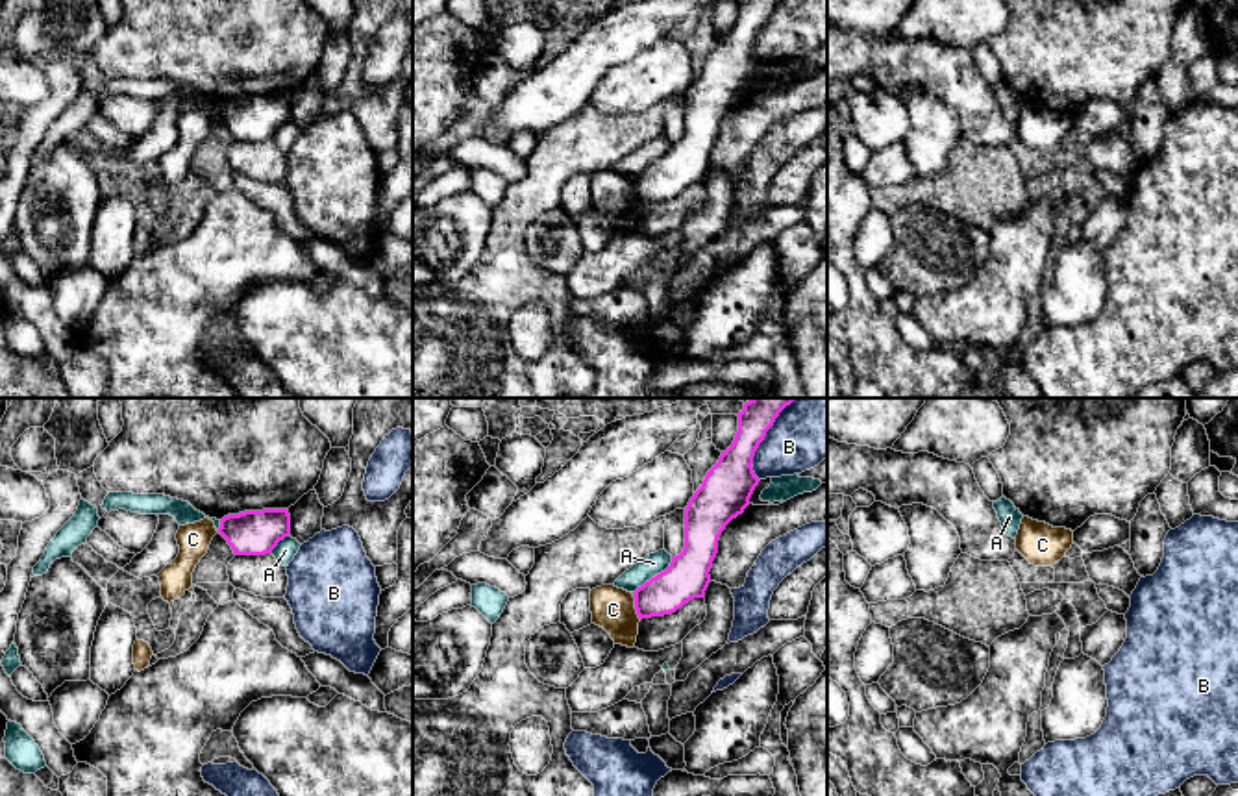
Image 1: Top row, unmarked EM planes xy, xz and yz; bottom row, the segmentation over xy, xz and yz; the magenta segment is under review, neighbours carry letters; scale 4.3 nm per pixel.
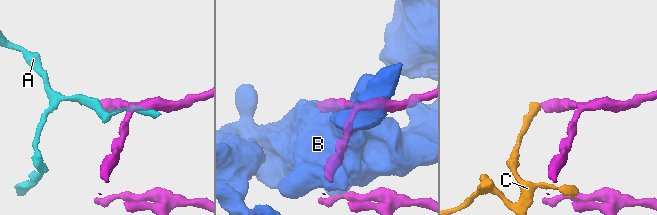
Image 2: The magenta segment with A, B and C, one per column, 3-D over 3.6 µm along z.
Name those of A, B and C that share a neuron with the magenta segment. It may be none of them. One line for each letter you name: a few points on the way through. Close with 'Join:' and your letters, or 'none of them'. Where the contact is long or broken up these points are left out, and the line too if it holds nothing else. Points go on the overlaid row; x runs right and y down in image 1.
Join: none of them

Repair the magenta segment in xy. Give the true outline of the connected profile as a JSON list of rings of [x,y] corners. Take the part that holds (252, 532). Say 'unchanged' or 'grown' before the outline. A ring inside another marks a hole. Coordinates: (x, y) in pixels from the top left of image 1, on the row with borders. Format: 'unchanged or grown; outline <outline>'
unchanged; outline [[[289,509],[228,515],[220,520],[218,533],[235,555],[272,553],[278,542],[291,535],[291,515]]]

